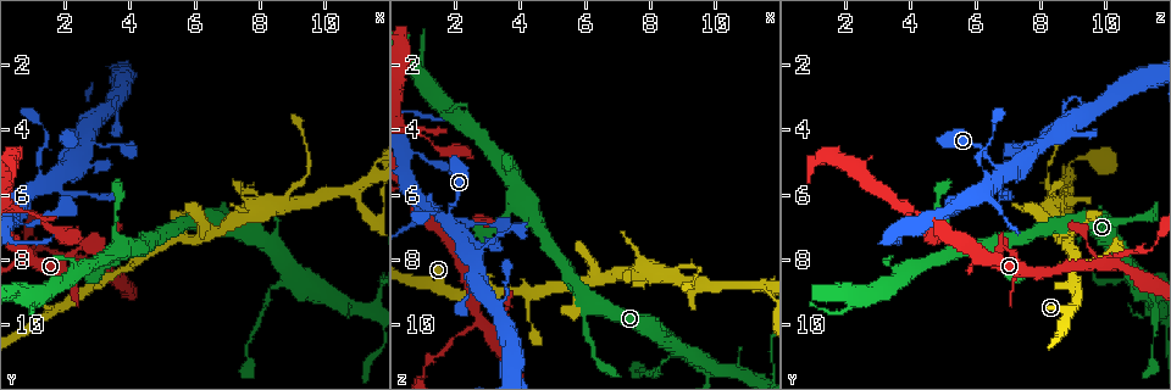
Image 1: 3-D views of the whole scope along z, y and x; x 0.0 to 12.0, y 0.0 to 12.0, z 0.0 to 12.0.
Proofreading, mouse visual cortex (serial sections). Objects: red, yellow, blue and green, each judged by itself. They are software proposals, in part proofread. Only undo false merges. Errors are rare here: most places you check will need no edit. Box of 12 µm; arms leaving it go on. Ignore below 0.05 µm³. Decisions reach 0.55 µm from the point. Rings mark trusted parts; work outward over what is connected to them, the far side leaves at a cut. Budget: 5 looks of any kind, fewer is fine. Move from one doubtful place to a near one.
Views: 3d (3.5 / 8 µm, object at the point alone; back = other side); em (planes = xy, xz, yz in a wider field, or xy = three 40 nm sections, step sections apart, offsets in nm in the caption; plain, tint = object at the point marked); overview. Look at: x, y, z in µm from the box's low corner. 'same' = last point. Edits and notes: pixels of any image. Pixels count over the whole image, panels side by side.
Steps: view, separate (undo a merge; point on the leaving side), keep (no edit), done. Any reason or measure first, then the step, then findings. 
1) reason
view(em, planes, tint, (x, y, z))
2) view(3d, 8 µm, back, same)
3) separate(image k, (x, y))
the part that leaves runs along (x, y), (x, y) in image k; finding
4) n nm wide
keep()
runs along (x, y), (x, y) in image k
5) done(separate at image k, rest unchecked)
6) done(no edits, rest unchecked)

thick turns thin
view(3d, 3.5 µm, back, (8.5, 6.3, 8.5))

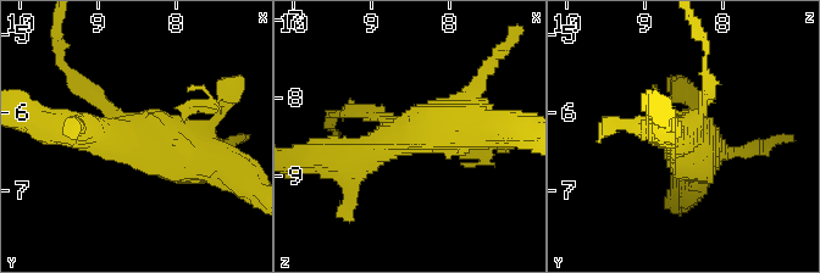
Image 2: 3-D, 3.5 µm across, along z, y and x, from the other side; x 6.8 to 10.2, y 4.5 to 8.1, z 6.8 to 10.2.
need the tissue
view(em, xy, step 5, tint, (8.55, 6.30, 8.45))

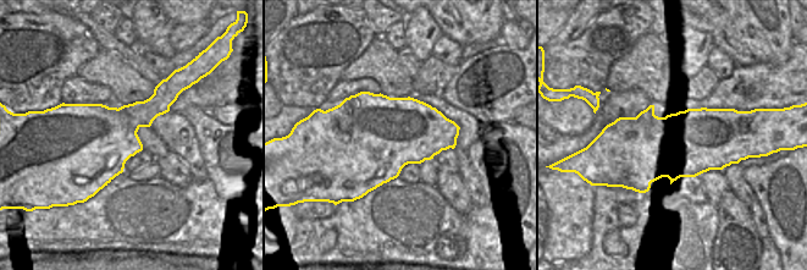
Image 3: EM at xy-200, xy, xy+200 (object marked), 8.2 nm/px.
keep()
one cell here

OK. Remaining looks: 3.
abrupt turn
view(3d, 3.5 µm, (3.3, 8.2, 10.0))

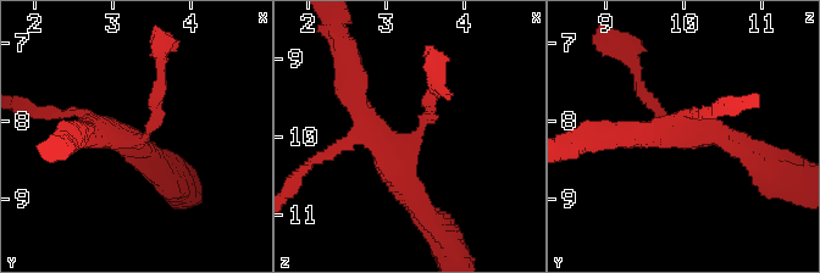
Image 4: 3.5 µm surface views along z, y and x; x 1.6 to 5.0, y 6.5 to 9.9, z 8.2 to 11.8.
keep()
runs along (87, 131), (143, 139), (161, 78) in image 4; one cell here

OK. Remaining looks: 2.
done(no edits, rest unchecked)

